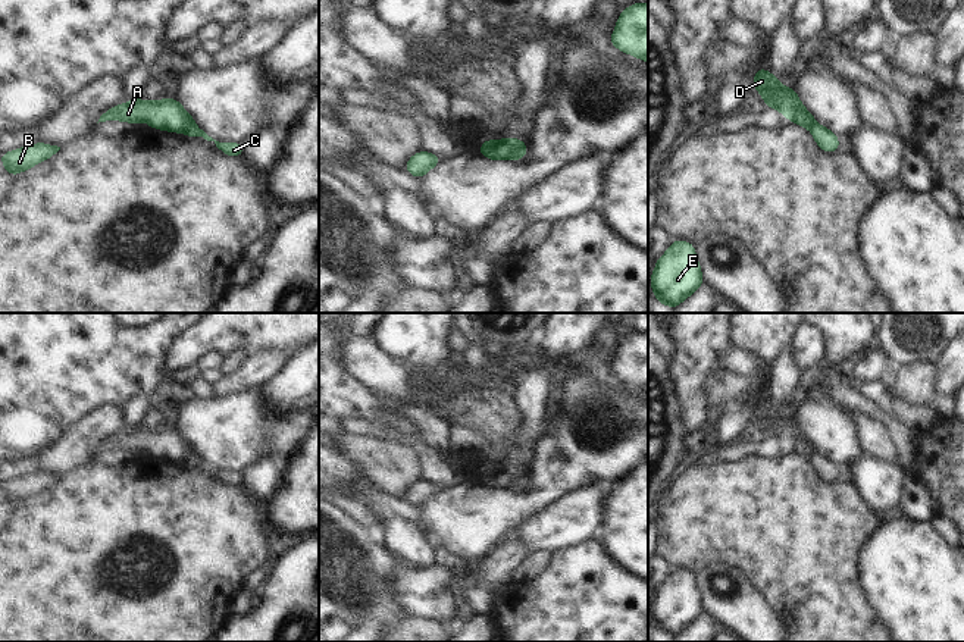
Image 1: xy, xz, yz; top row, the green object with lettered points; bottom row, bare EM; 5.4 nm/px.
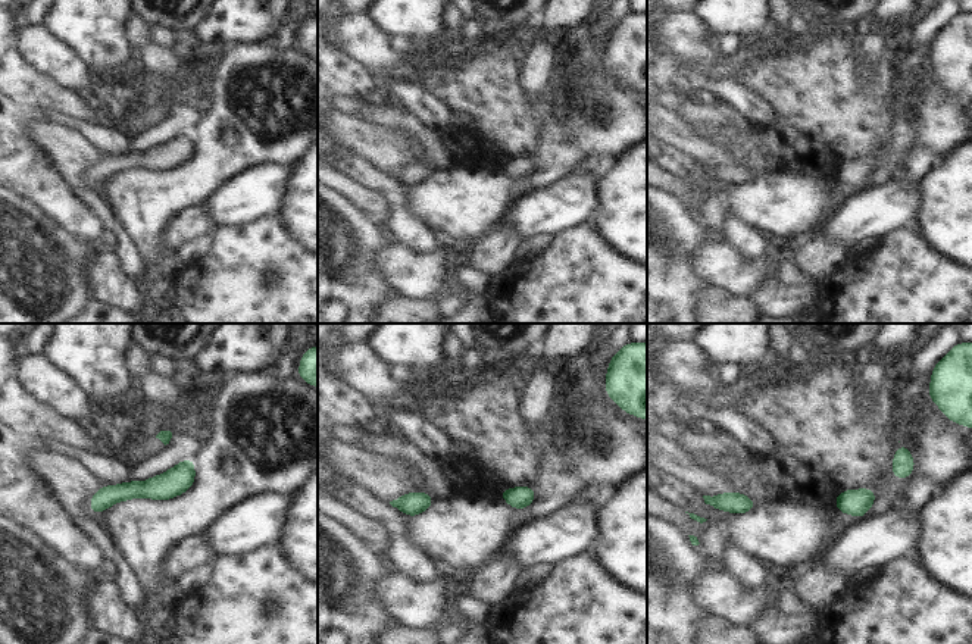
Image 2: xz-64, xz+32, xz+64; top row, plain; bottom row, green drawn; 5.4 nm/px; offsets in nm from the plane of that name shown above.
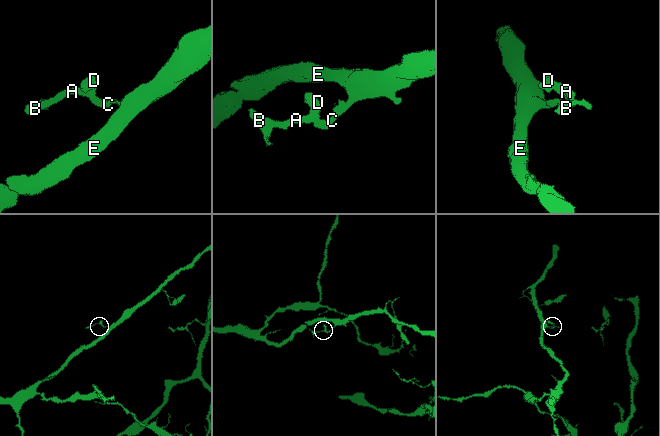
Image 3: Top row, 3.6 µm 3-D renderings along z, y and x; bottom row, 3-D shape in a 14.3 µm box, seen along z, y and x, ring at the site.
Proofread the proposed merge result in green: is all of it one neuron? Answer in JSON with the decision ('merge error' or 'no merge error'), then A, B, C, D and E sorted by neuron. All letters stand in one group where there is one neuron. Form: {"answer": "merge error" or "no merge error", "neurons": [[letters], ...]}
{"answer": "merge error", "neurons": [["A", "B", "D"], ["C", "E"]]}

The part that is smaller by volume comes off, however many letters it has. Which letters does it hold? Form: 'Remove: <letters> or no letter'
Remove: A, B, D.

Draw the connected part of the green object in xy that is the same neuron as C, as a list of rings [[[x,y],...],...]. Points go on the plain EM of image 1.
[[[193,454],[188,460],[185,460],[184,463],[193,466],[193,467],[198,467],[203,466],[207,470],[213,470],[216,473],[216,476],[228,485],[232,486],[240,486],[244,480],[245,480],[245,475],[241,472],[219,472],[216,469],[213,469],[212,466],[209,466],[203,458],[200,458],[197,454]]]

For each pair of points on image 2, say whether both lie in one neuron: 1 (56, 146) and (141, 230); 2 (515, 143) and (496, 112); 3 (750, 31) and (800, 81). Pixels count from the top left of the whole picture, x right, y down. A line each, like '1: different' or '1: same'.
1: different
2: same
3: different

